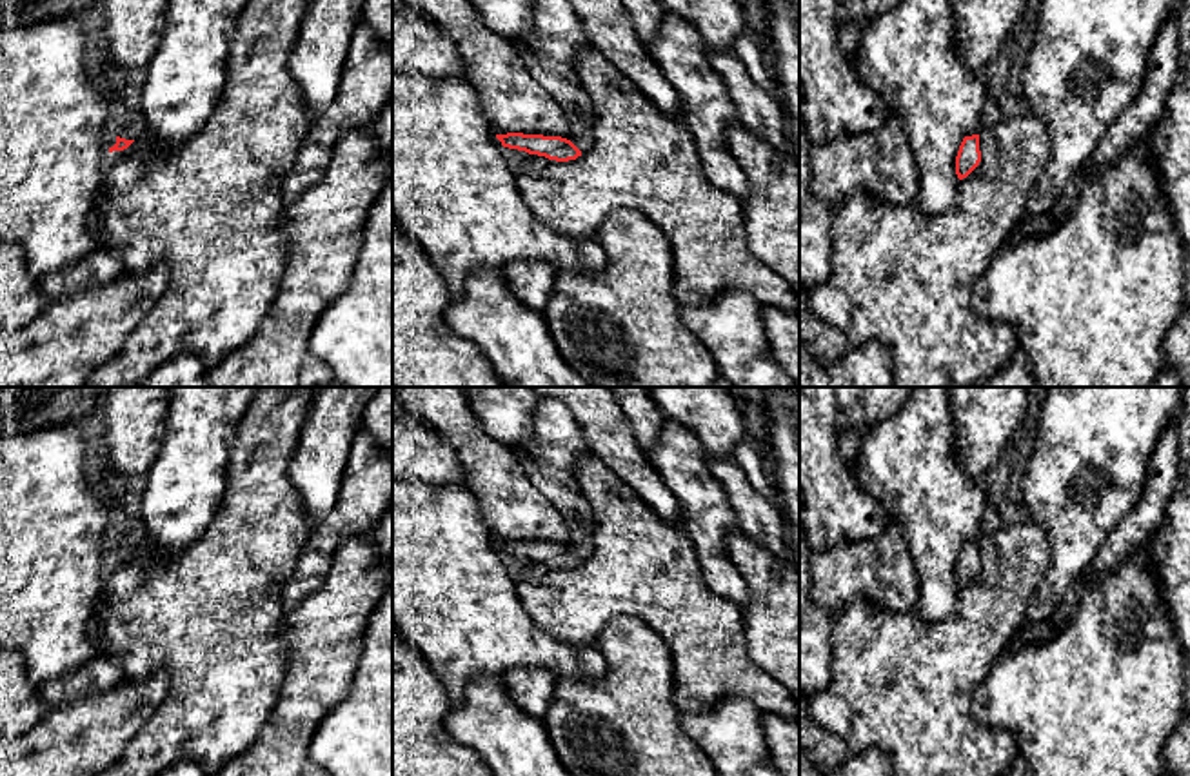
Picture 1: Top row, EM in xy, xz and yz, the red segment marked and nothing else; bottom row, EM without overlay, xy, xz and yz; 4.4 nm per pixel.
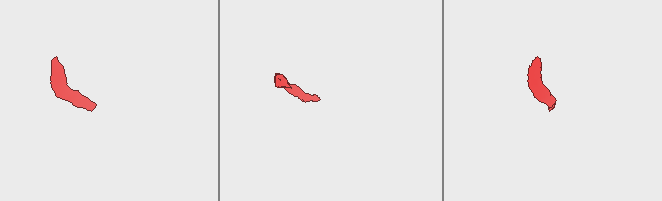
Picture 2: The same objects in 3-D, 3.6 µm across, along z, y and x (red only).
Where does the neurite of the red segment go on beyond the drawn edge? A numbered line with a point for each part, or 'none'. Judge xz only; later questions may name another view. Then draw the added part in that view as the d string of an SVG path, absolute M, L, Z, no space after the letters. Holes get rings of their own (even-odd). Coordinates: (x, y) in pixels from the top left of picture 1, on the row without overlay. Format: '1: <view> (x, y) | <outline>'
1: xz (549, 455) | M552 398L534 405L532 434L512 445L525 476L561 514L570 531L570 549L589 558L594 549L596 522L592 507L581 494L574 467L590 454L572 411Z

